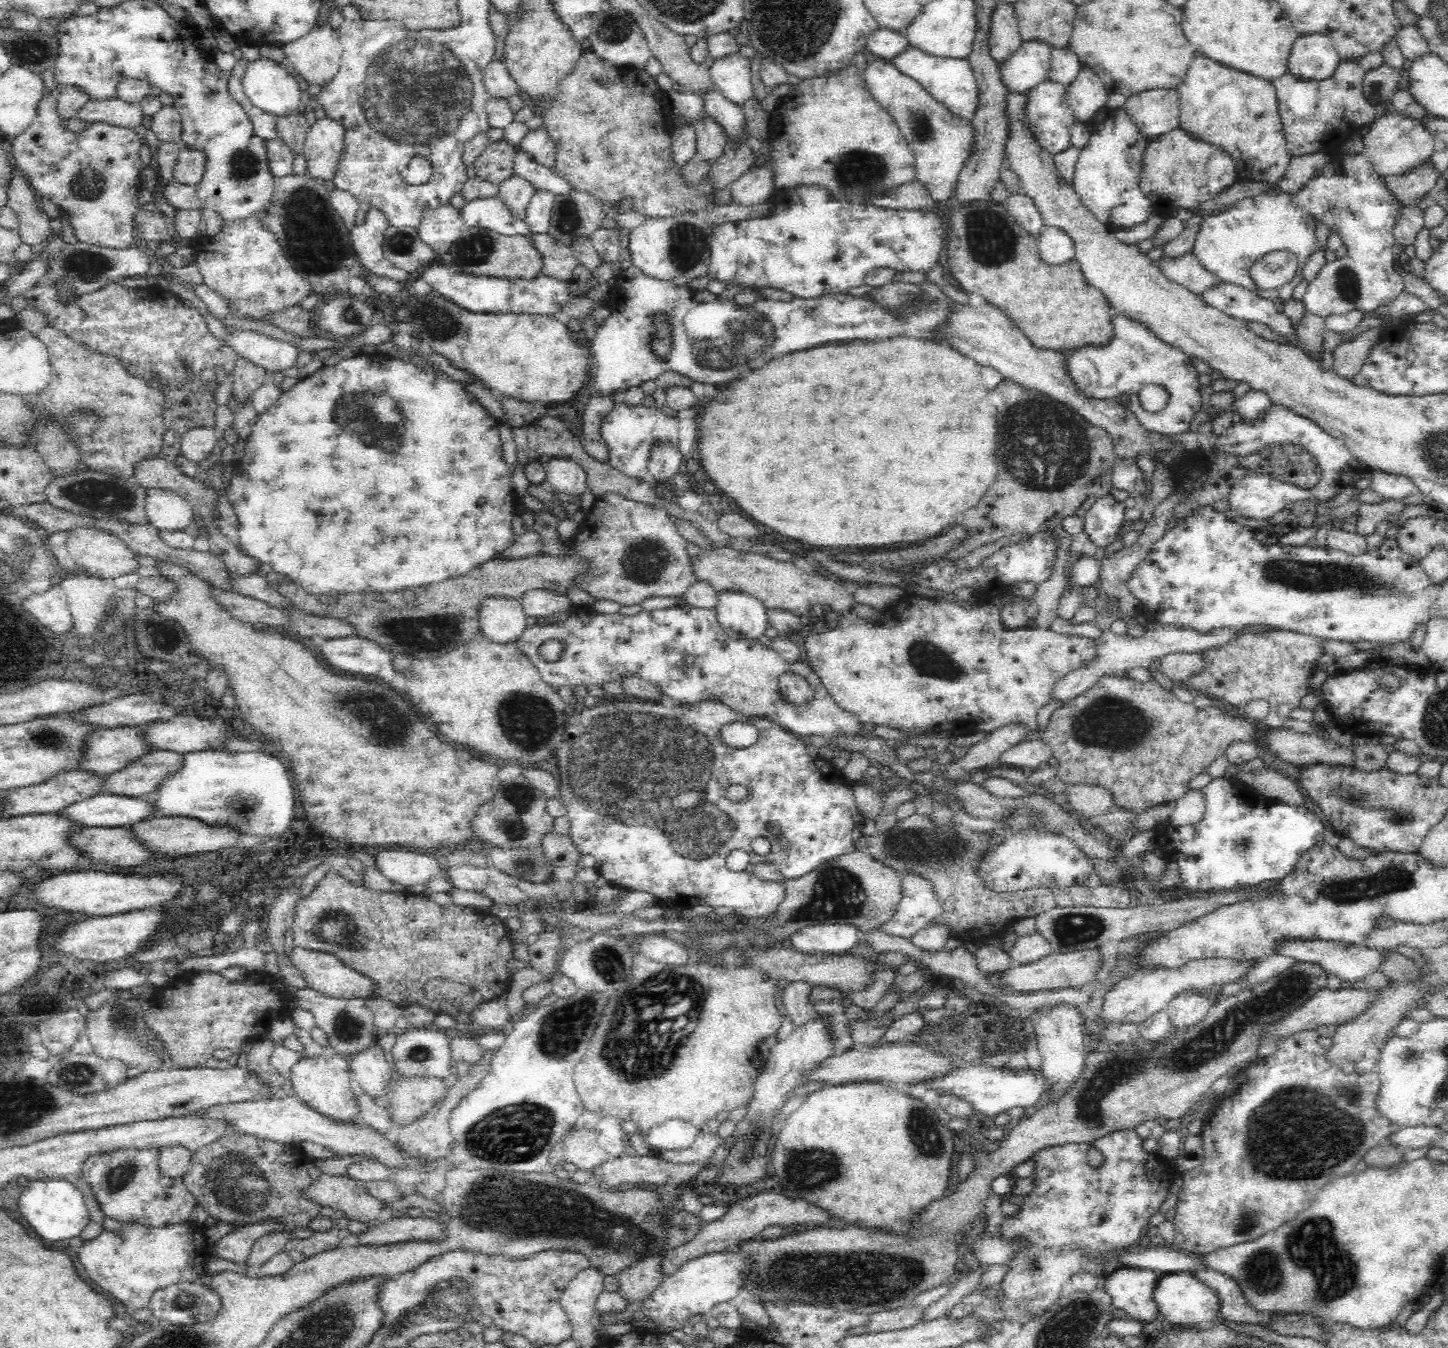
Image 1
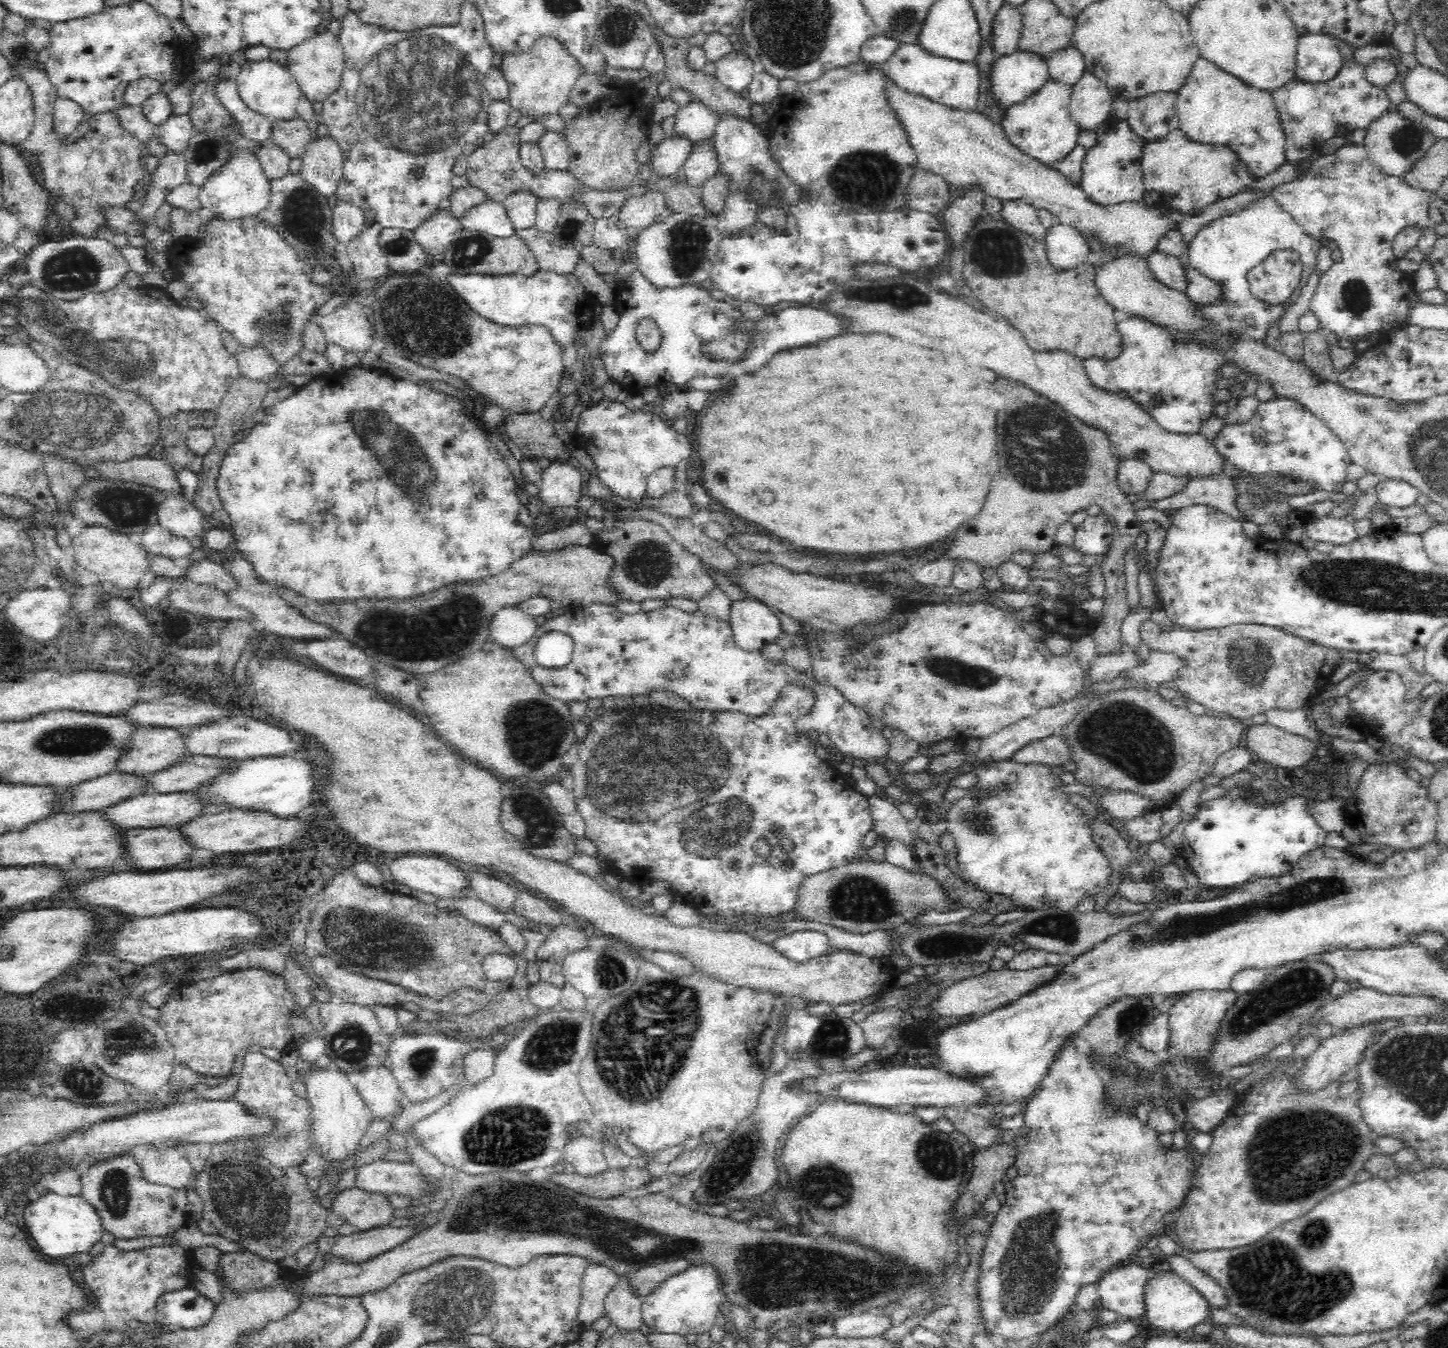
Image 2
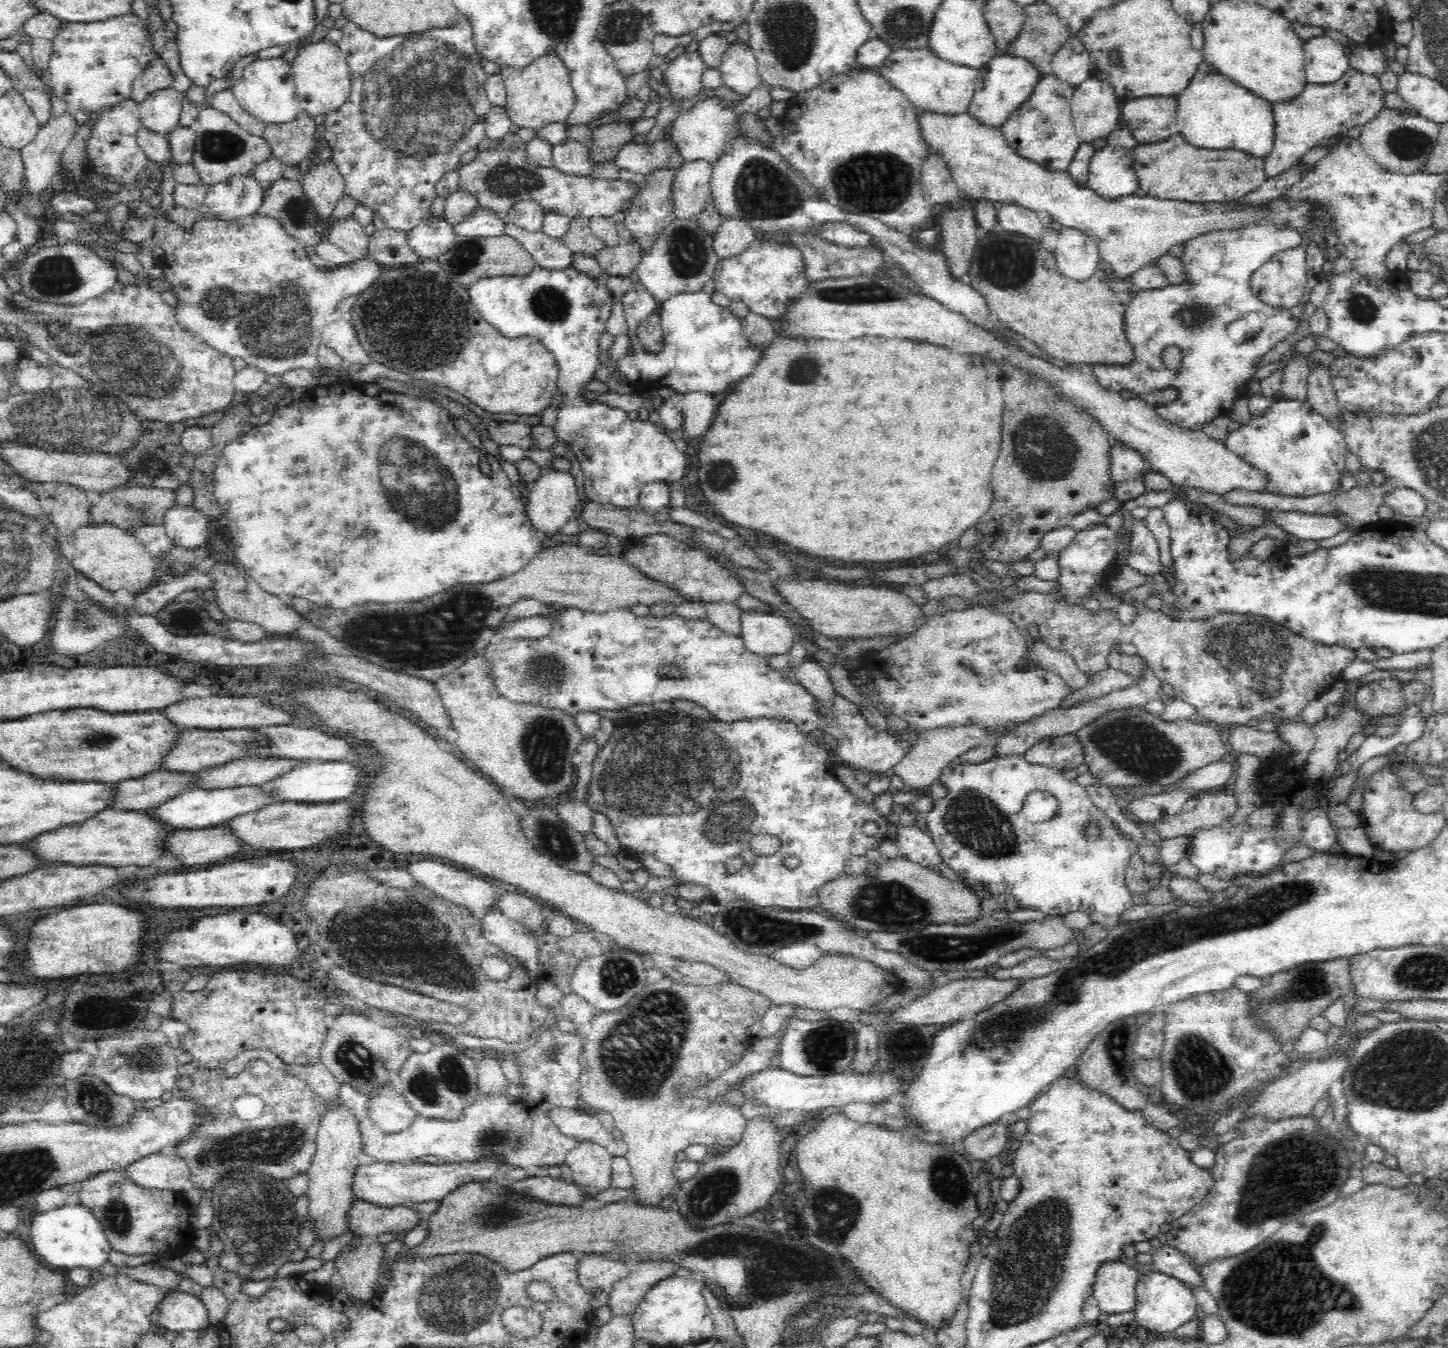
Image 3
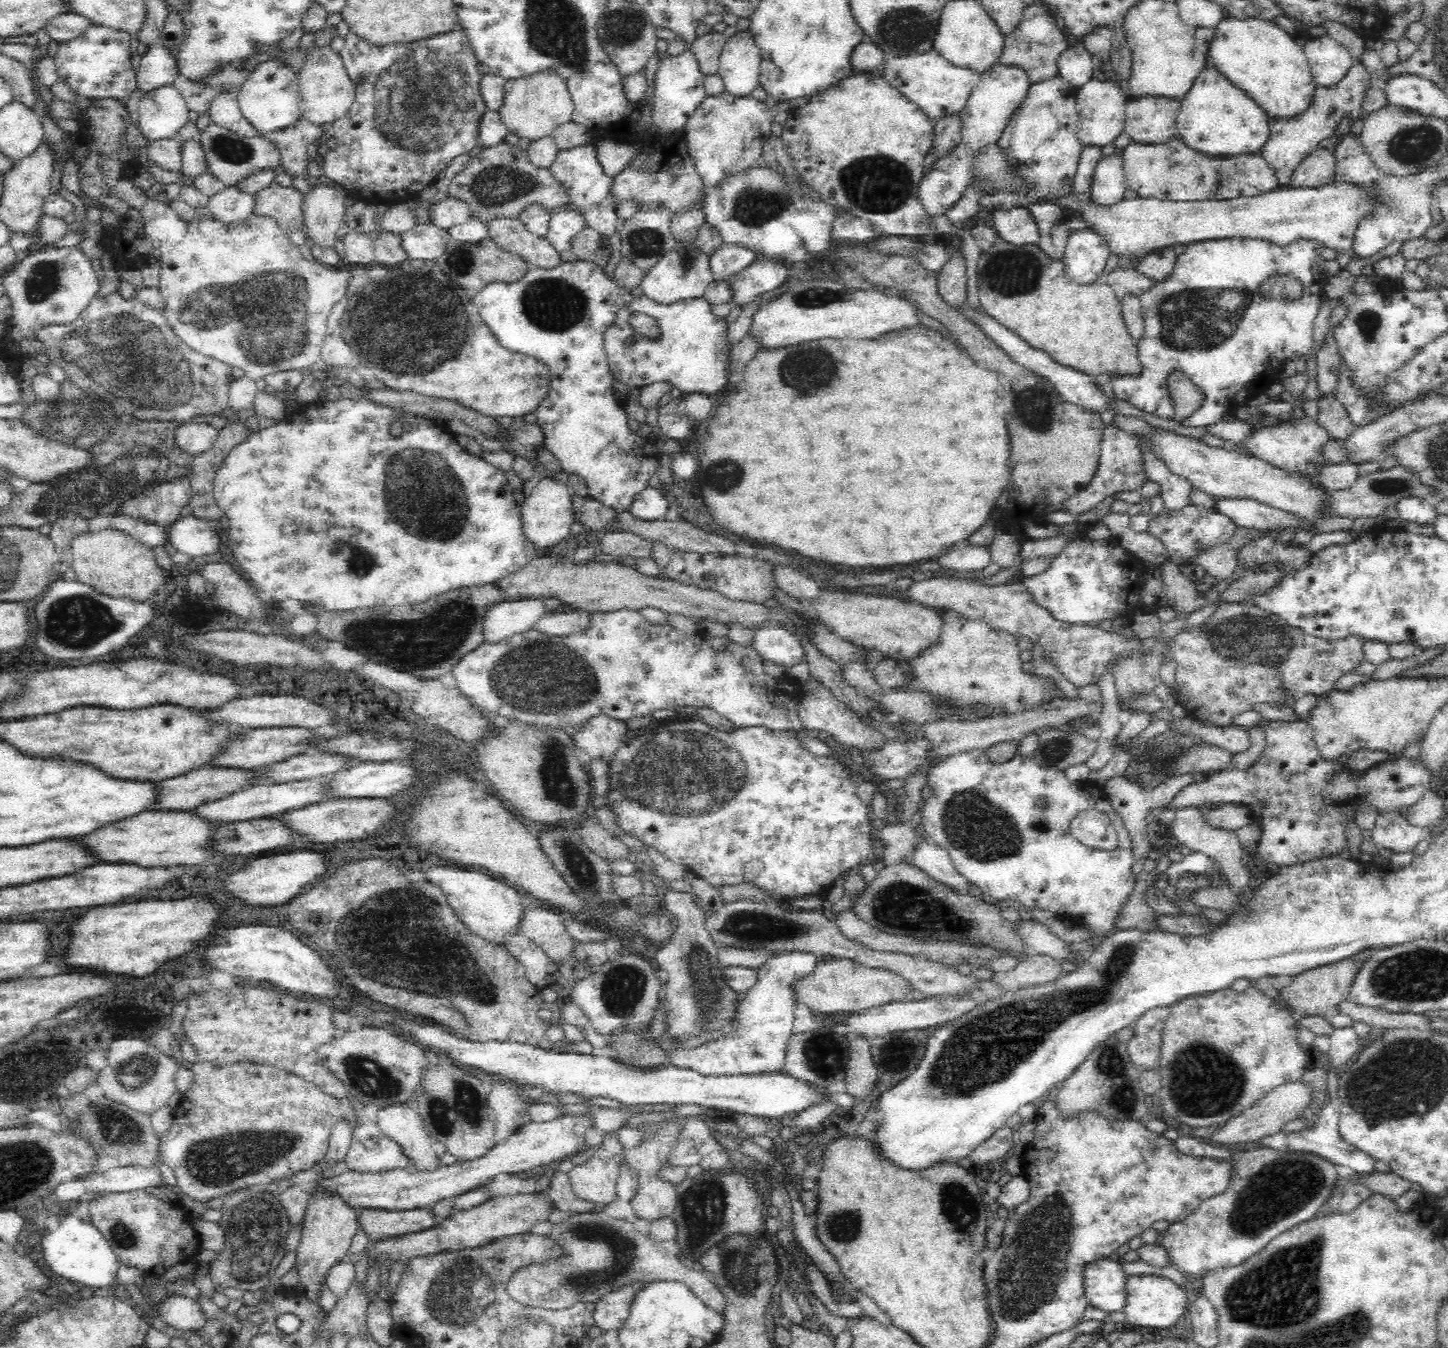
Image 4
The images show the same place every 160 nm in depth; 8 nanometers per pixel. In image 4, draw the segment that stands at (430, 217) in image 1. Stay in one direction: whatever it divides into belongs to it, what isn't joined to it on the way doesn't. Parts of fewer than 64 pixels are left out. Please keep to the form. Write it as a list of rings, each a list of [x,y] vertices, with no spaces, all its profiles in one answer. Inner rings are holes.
[[[434,224],[414,226],[401,234],[402,246],[408,258],[412,260],[434,260],[445,250],[450,233]]]

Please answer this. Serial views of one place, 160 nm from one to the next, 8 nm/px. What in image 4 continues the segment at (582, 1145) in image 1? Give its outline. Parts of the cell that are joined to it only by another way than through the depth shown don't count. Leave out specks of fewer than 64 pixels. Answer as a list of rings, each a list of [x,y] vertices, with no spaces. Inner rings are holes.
[[[593,1155],[584,1164],[573,1166],[568,1176],[576,1196],[604,1206],[617,1198],[616,1185],[619,1177],[619,1162]]]

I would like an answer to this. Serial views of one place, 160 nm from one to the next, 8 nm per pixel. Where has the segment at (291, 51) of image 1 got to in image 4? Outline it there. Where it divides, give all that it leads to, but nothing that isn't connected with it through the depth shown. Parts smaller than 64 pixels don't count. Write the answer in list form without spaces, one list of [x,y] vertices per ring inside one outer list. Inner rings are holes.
[[[314,46],[308,49],[307,55],[297,72],[300,90],[299,107],[303,118],[322,125],[342,118],[354,102],[356,84],[350,79],[340,54],[327,46]]]

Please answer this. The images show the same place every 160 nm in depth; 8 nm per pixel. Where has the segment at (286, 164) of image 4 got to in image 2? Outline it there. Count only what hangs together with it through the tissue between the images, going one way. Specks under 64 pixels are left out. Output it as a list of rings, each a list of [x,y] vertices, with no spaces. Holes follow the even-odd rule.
[[[301,117],[273,120],[272,142],[284,149],[290,158],[300,158],[313,134],[313,126]]]

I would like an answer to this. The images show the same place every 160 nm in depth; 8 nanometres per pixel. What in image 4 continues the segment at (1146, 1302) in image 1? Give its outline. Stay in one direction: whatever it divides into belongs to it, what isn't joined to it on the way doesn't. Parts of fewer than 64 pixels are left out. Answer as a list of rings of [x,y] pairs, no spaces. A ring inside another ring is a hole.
[[[1108,1258],[1088,1263],[1084,1270],[1084,1292],[1089,1304],[1109,1315],[1122,1311],[1126,1304],[1126,1278],[1121,1261]]]

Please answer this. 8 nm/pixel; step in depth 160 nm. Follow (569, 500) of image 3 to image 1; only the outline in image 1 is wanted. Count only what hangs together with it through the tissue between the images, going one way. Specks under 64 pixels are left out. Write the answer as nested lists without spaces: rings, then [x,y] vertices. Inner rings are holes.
[[[551,457],[545,469],[546,484],[555,492],[577,496],[587,490],[586,471],[576,460]]]

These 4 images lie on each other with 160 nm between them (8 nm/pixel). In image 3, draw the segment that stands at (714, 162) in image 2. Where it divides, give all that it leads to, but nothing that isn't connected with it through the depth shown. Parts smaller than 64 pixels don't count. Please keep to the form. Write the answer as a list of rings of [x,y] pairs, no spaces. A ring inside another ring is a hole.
[[[704,159],[685,161],[676,170],[671,196],[672,217],[696,218],[711,196],[712,163]]]

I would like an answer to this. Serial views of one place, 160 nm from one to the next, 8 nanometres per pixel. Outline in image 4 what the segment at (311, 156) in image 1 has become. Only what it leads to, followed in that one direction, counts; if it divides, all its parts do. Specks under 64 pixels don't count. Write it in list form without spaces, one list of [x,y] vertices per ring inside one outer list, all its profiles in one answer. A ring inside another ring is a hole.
[[[320,182],[310,187],[310,192],[303,196],[303,220],[309,242],[313,242],[320,248],[334,248],[339,236],[342,217],[347,209],[344,207],[345,200],[347,200],[346,191],[342,191],[340,186],[330,186],[330,184]]]

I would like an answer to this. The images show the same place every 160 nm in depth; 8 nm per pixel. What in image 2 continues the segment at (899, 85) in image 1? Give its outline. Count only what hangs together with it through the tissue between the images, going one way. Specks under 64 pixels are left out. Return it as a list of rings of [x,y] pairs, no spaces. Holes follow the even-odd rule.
[[[884,75],[883,95],[894,118],[902,125],[904,132],[907,134],[907,139],[917,158],[917,168],[942,178],[955,192],[968,183],[982,183],[984,193],[992,196],[996,195],[1003,201],[1024,199],[1036,209],[1048,210],[1059,219],[1060,224],[1072,226],[1081,234],[1096,233],[1096,235],[1100,235],[1102,243],[1116,246],[1119,253],[1136,251],[1136,253],[1148,256],[1148,254],[1157,250],[1158,242],[1166,232],[1176,230],[1178,227],[1175,222],[1168,218],[1170,210],[1166,206],[1158,206],[1158,204],[1142,206],[1141,204],[1133,204],[1133,202],[1124,202],[1114,206],[1092,204],[1078,186],[1072,186],[1053,167],[1042,164],[1040,161],[1024,154],[1022,150],[1008,142],[1001,125],[990,122],[985,116],[978,114],[977,111],[962,112],[948,108],[948,106],[934,102],[924,95],[899,88],[896,82],[886,75]]]

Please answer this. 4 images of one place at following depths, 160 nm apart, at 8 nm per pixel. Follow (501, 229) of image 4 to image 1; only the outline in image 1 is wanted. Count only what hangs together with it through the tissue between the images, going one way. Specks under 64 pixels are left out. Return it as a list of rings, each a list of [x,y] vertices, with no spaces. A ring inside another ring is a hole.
[[[550,233],[531,234],[529,238],[542,257],[541,273],[544,276],[560,280],[560,282],[571,282],[572,272],[579,262],[572,254],[569,243],[560,242]]]

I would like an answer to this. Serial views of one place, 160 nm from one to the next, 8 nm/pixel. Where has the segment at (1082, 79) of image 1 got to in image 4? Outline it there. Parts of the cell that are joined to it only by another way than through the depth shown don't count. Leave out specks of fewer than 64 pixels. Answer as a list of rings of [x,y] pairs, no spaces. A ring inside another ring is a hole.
[[[1092,79],[1077,90],[1077,137],[1083,147],[1112,144],[1123,131],[1126,102],[1120,88],[1111,80]]]

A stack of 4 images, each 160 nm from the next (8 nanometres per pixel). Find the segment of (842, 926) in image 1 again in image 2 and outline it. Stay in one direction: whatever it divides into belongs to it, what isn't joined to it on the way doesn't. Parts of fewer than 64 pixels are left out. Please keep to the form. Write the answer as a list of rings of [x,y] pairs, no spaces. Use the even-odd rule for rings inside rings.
[[[802,930],[802,932],[783,935],[774,940],[772,946],[781,954],[798,962],[829,954],[832,951],[830,938],[818,930]]]

